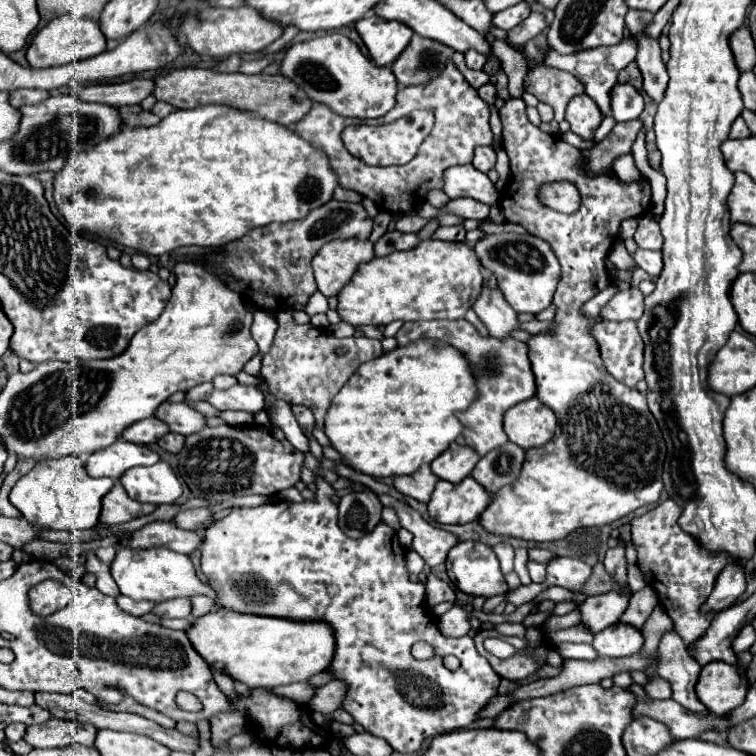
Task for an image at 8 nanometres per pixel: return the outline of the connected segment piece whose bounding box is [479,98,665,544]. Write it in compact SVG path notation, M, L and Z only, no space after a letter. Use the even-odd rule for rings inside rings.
M509 98L499 110L499 116L503 124L503 146L511 158L511 182L503 190L501 198L505 220L511 224L521 224L529 234L547 240L561 264L561 280L555 292L557 306L557 314L553 318L555 328L553 332L535 334L527 342L529 360L537 382L537 398L555 412L557 432L545 446L527 450L519 478L515 480L515 484L509 484L507 488L501 488L501 492L491 496L489 506L479 516L479 524L491 534L541 544L561 540L579 528L611 524L641 506L657 502L663 490L661 474L665 462L665 442L657 426L657 420L647 408L645 394L631 390L605 370L597 340L589 332L591 326L603 318L601 316L587 318L581 312L581 306L587 300L591 300L595 294L613 284L609 272L605 270L605 258L617 238L617 228L621 220L637 218L641 216L641 212L649 210L651 188L641 182L625 184L615 174L601 174L593 178L587 176L581 166L579 150L563 142L559 136L545 134L537 126L533 126L527 120L525 102L521 98ZM561 180L575 184L575 188L579 190L581 206L577 212L561 214L557 210L547 208L537 198L541 185Z

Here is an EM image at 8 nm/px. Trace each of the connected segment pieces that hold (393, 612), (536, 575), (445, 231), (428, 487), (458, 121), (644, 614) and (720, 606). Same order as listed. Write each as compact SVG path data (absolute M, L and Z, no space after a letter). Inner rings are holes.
M317 476L317 494L315 494L317 500L313 500L313 502L305 500L301 504L295 504L295 502L285 502L283 500L283 502L263 504L263 506L257 506L257 508L233 508L229 516L221 518L219 522L215 522L213 526L209 526L205 530L203 544L201 544L201 562L203 562L201 568L203 568L203 574L207 574L209 586L217 594L217 602L223 608L227 608L227 610L235 610L235 612L243 612L243 614L257 614L257 616L287 618L287 620L293 620L293 622L327 622L333 628L333 636L335 636L335 654L333 654L331 664L327 666L327 672L335 680L345 682L345 686L347 686L347 692L345 692L345 698L341 702L341 708L347 710L353 716L353 720L357 724L361 724L367 732L387 740L393 750L397 750L397 752L417 752L425 738L451 732L453 728L465 728L471 722L475 722L477 720L477 712L481 708L485 708L487 702L497 694L501 678L491 668L487 658L481 656L475 650L475 644L473 644L473 640L469 636L463 636L463 638L445 638L445 636L441 636L435 620L429 618L429 614L425 610L425 588L423 588L423 582L413 582L409 572L407 572L407 568L405 568L405 550L399 544L395 530L381 522L369 536L363 536L359 540L351 540L337 526L337 504L333 504L329 500L333 494L335 494L335 490L331 488L331 484L327 484L321 476ZM415 642L431 644L435 654L431 658L427 658L427 660L413 658L411 646ZM449 654L453 654L453 656L457 656L461 660L461 668L455 670L455 672L451 672L451 670L447 670L443 666L443 656L449 656Z
M529 562L527 564L529 566L529 574L531 574L531 580L533 582L537 582L537 584L541 584L541 582L545 582L545 568L547 568L547 564L537 564L537 562Z
M459 224L459 226L439 226L431 238L435 240L447 240L447 242L465 242L466 230Z
M423 464L413 476L397 476L397 480L393 480L395 488L403 494L403 496L411 496L419 502L429 502L431 492L437 484L437 476L431 472L429 464Z
M449 60L445 68L427 84L419 86L405 86L397 92L397 104L395 108L377 118L377 120L359 120L359 118L345 118L337 116L325 104L315 104L309 114L305 114L297 124L295 132L307 140L311 146L319 148L331 164L331 170L337 174L339 184L349 190L357 190L361 196L371 198L379 204L381 210L389 214L407 214L413 208L419 208L421 200L431 188L443 188L443 172L449 166L455 164L469 164L473 160L473 150L477 146L491 146L493 144L493 132L489 128L489 106L477 96L477 90L469 86L469 82L463 78L463 74L457 70L455 62ZM417 108L429 108L435 114L435 126L433 132L425 138L421 144L417 156L403 166L367 166L365 162L357 160L353 154L347 152L341 140L341 132L349 124L389 124L403 116L403 112L411 112Z
M645 586L645 588L641 588L641 590L637 590L637 592L631 594L629 606L621 614L619 622L631 624L635 628L641 628L657 604L659 604L657 592L653 592L653 588L649 588L649 586Z
M729 562L715 582L715 588L703 610L725 610L745 592L745 574L741 562Z

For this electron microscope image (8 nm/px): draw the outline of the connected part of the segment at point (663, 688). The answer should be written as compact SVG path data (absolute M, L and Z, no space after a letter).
M653 676L653 678L643 686L643 690L647 692L649 698L659 698L659 700L671 698L671 688L669 688L669 684L667 684L663 678L659 678L659 676Z

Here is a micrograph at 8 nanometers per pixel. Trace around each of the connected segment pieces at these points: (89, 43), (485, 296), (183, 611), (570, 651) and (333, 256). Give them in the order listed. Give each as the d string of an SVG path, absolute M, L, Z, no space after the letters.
M57 16L53 18L45 28L41 28L29 50L27 50L27 62L33 66L33 68L51 68L51 66L63 66L63 64L73 64L73 62L79 62L79 60L87 60L87 58L93 58L101 52L105 52L105 36L103 32L99 30L99 24L89 20L89 18L71 18L71 16Z
M487 282L483 284L479 298L473 302L473 310L485 322L485 326L489 328L489 334L499 340L507 338L511 330L519 328L517 312L509 308L507 300L501 296L501 290L489 288Z
M181 598L181 600L167 600L165 604L157 604L153 608L153 614L161 618L189 618L191 616L191 600Z
M561 643L556 646L557 652L563 659L595 660L598 658L596 650L591 644L586 643Z
M331 240L321 246L315 254L311 266L315 272L317 288L325 296L337 296L339 290L349 282L353 272L361 262L369 262L375 258L371 240Z

